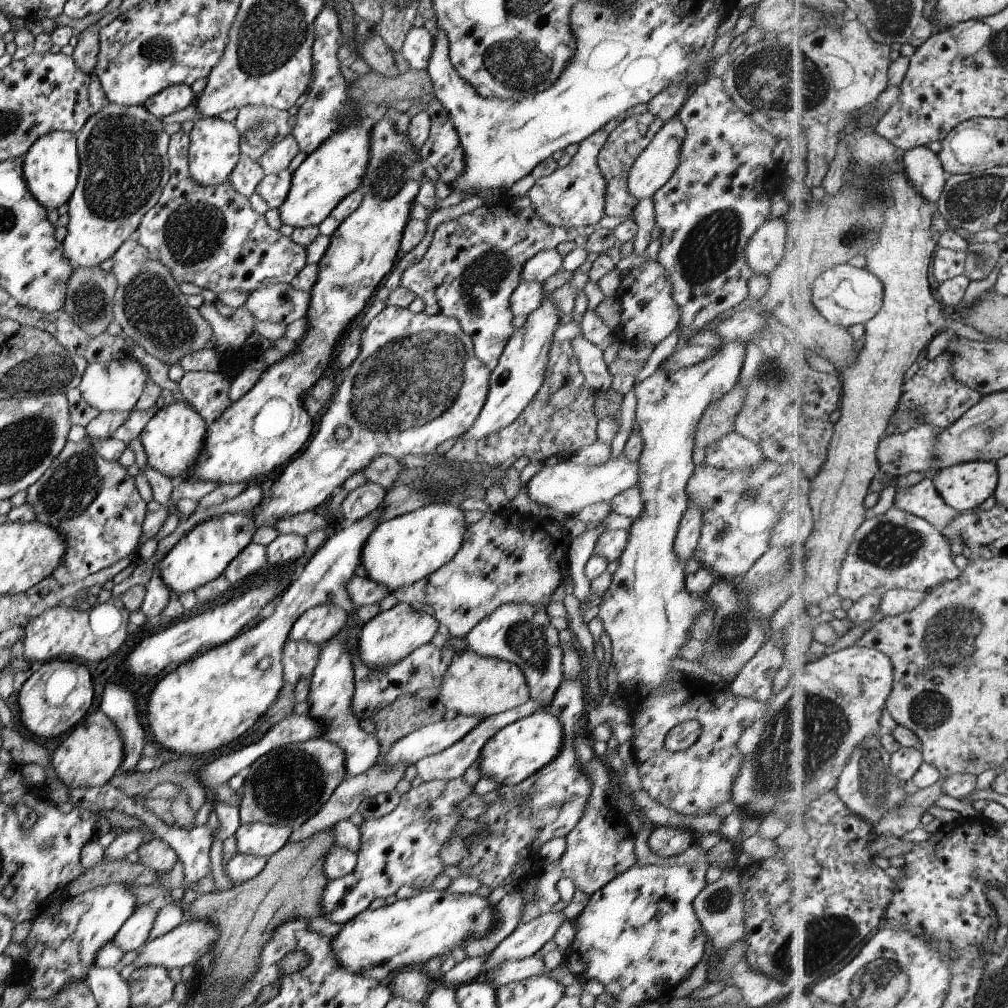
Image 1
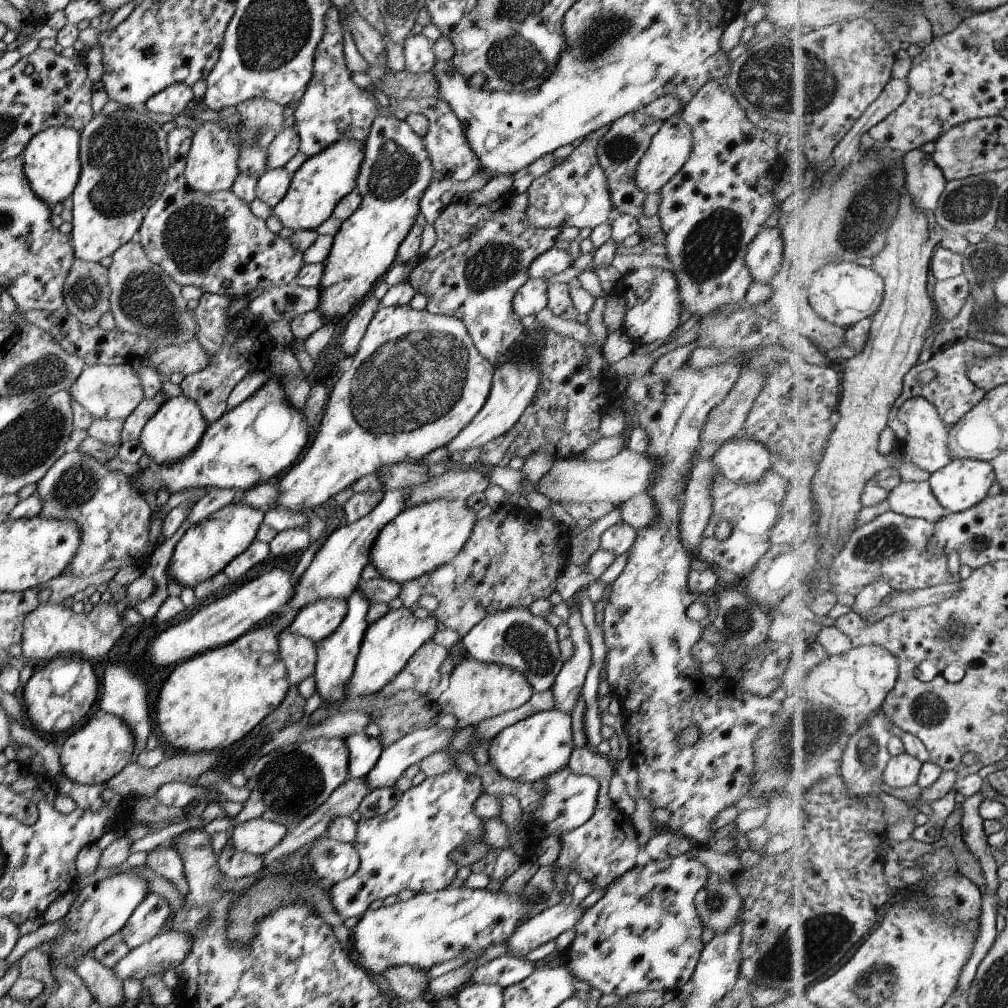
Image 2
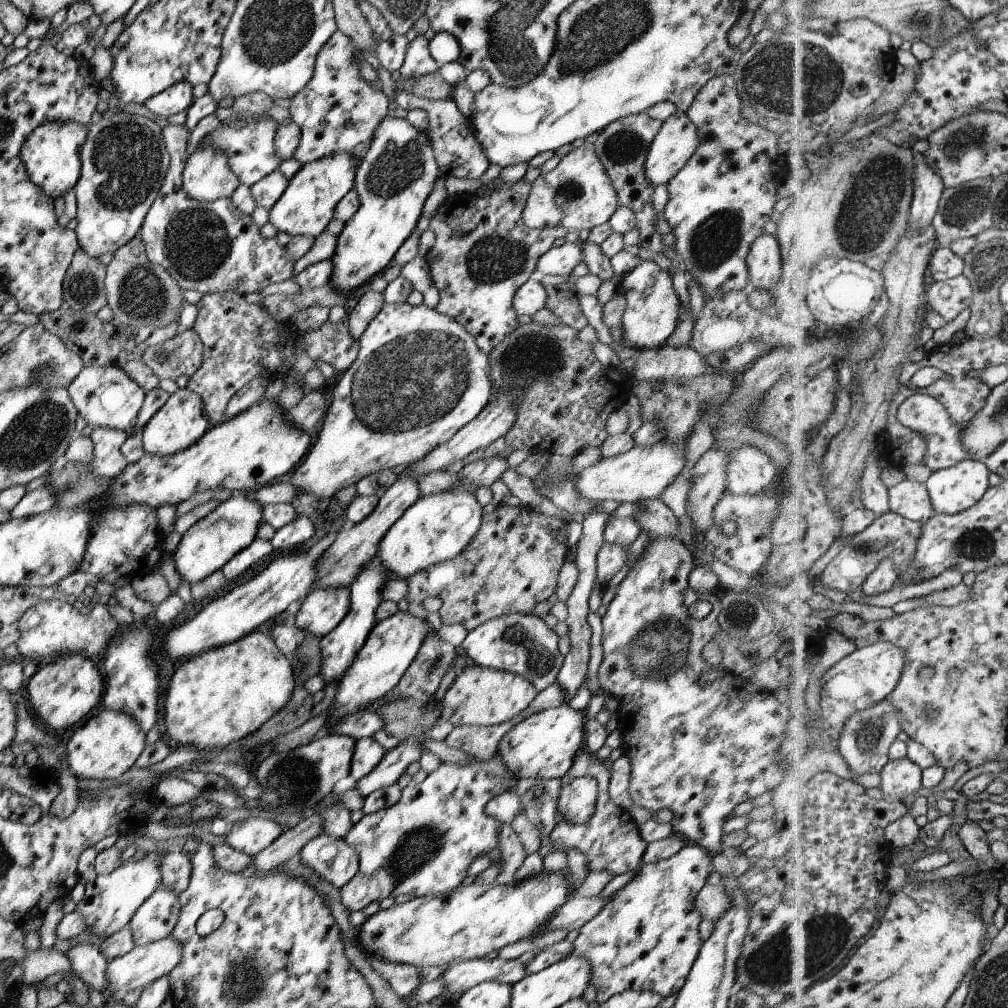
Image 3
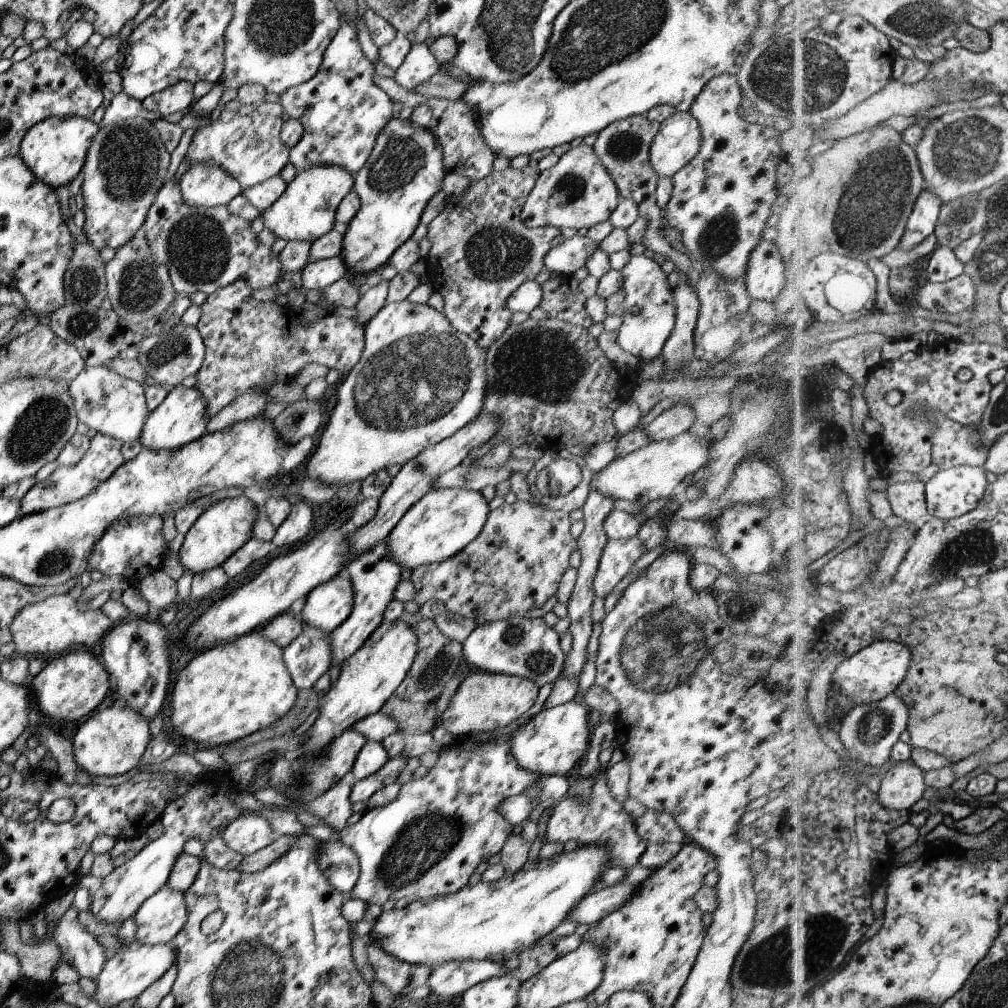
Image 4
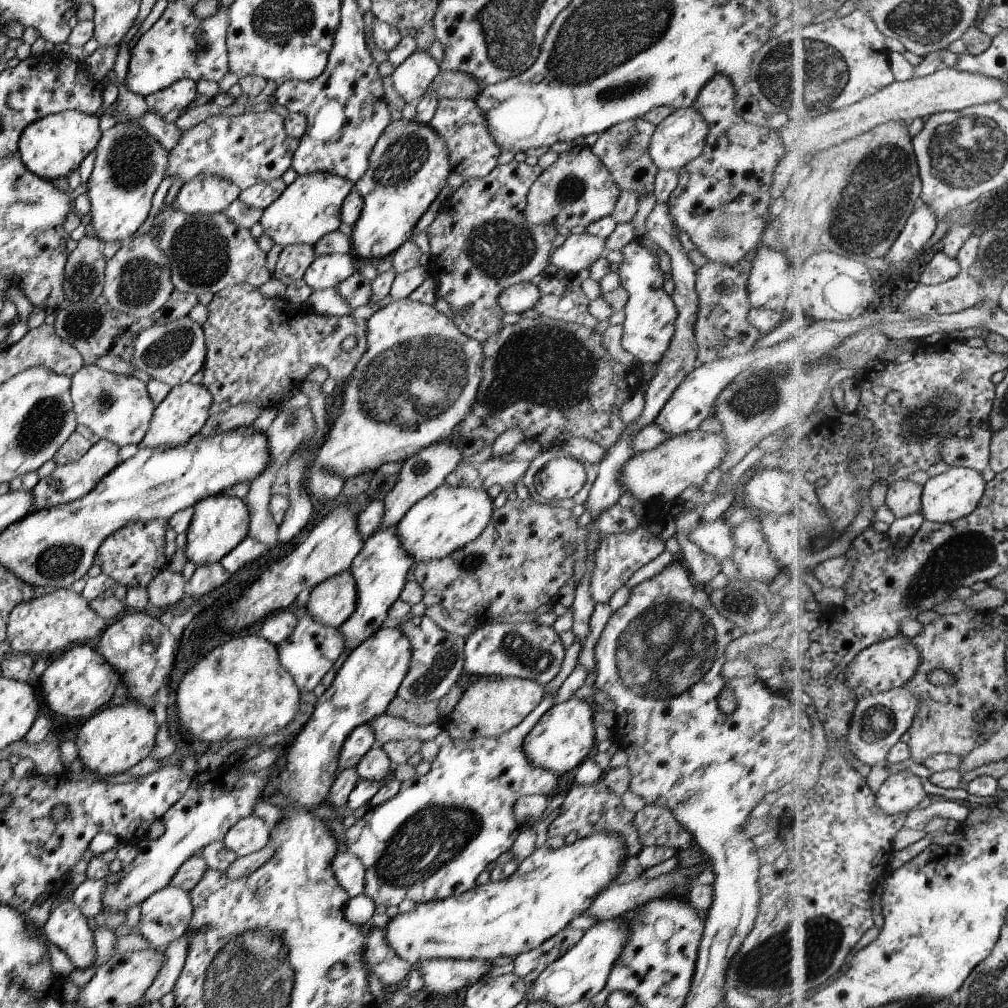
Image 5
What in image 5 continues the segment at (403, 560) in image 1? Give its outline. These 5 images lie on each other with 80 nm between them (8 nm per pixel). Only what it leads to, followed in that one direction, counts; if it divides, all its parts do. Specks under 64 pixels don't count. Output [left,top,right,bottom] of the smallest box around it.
[394,483,493,566]

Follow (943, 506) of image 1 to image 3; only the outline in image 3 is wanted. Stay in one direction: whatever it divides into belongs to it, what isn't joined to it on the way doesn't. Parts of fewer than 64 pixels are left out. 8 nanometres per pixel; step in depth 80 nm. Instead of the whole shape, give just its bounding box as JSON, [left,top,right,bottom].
[890,479,937,523]

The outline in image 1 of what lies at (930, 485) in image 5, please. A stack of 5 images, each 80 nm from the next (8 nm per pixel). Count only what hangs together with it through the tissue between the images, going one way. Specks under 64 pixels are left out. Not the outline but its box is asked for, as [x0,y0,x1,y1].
[932,461,1000,513]

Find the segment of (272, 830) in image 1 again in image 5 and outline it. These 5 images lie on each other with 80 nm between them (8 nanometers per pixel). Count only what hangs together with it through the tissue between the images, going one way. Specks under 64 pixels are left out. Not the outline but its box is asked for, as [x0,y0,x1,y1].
[221,815,270,857]

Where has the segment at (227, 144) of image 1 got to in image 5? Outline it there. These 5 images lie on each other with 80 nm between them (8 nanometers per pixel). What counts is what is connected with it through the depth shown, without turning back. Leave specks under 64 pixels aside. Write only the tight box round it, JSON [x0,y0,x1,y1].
[174,174,241,215]

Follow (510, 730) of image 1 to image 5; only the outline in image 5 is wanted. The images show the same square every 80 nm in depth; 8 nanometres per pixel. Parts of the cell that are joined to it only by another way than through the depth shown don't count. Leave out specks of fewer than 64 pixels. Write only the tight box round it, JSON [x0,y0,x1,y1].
[522,696,595,775]

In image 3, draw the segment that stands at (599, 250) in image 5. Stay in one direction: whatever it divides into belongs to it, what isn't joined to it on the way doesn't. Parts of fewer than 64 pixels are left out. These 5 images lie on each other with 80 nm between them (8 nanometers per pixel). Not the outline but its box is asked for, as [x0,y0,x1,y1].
[534,242,583,275]

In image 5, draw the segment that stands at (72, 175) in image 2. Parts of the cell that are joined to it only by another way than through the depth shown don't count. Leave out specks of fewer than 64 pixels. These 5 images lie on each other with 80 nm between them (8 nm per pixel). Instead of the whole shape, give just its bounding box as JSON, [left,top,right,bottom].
[17,111,101,182]

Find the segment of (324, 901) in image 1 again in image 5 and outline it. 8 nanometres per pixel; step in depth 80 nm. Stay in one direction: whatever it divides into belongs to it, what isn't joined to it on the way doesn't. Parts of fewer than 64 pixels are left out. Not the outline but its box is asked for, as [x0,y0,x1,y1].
[344,692,561,906]

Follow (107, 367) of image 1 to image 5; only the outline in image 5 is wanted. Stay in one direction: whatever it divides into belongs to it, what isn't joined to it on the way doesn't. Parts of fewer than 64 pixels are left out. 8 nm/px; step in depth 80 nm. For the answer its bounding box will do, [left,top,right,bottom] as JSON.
[69,364,154,448]

